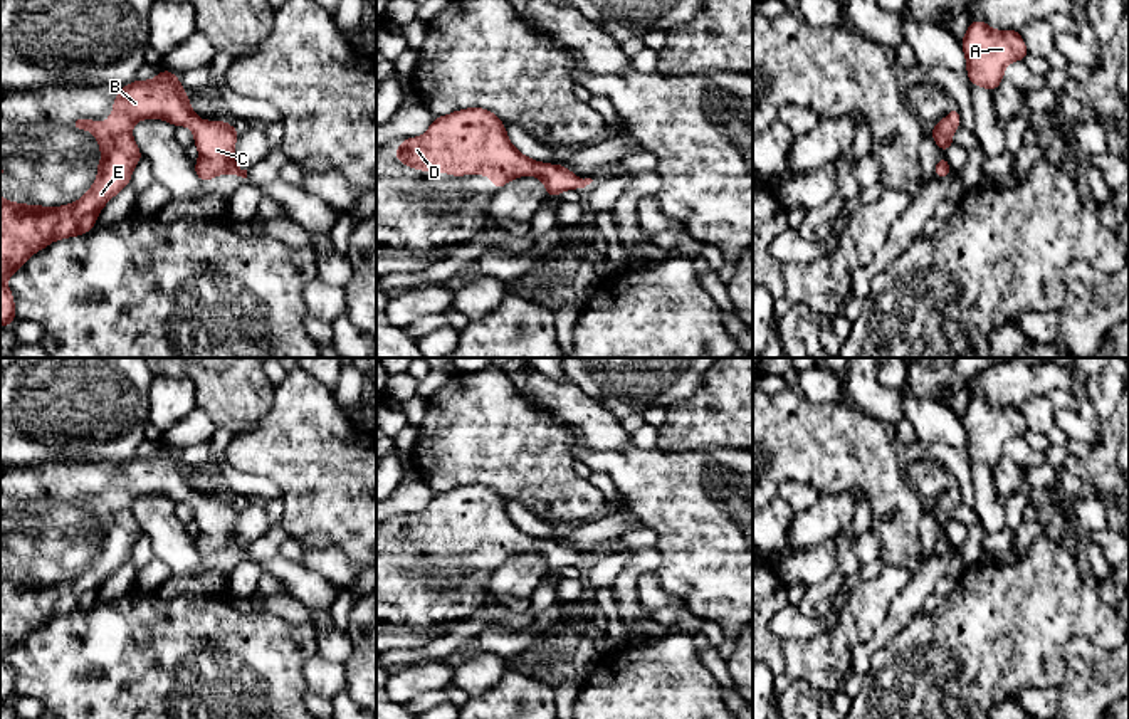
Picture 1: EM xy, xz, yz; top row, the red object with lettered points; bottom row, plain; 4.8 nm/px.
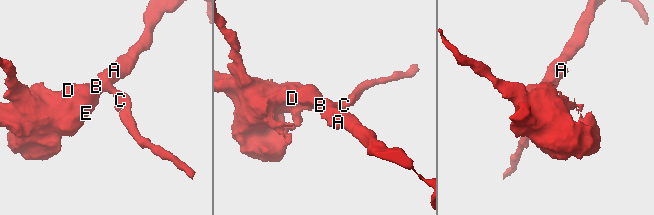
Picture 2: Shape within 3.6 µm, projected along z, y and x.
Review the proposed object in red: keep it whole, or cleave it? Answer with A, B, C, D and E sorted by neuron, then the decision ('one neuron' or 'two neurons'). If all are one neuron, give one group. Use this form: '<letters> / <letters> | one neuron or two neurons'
A B C D E | one neuron

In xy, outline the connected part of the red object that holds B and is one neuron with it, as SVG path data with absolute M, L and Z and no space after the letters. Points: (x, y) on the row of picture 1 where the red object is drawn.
M165 67L151 81L136 79L121 87L114 96L113 114L104 124L86 118L72 121L74 129L89 129L96 136L102 153L96 165L99 175L82 198L45 208L37 203L8 202L0 195L0 326L15 321L15 302L7 279L54 240L87 234L102 207L131 181L131 173L143 158L131 131L138 121L150 118L193 131L193 144L200 153L193 166L200 181L222 173L247 178L247 170L234 161L237 128L225 121L200 119L176 74Z

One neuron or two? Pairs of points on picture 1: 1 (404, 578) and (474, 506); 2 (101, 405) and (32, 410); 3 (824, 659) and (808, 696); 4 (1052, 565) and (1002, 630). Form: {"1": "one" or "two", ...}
{"1": "one", "2": "one", "3": "two", "4": "one"}

